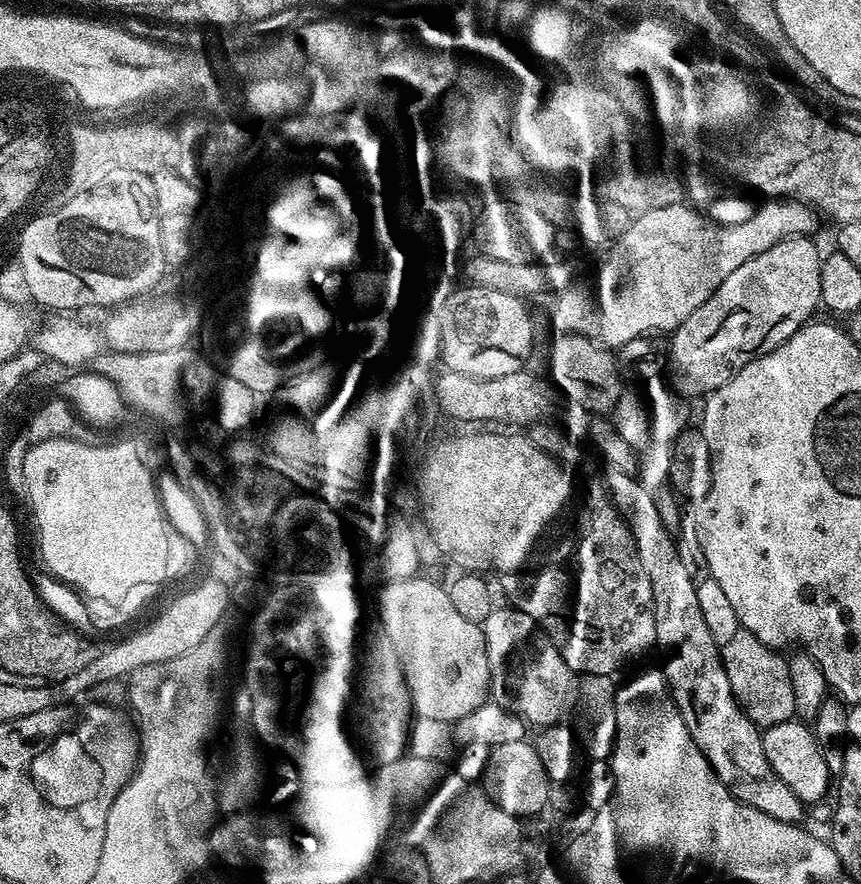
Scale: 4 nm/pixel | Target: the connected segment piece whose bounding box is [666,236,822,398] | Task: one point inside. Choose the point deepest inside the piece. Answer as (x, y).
(771, 296)

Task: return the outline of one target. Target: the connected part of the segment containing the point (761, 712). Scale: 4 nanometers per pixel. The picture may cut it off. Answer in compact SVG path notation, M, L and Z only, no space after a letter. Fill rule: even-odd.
M740 627L738 634L722 645L720 657L726 666L726 678L730 678L730 690L734 690L734 698L757 728L763 730L778 726L796 716L794 686L790 686L788 662L777 649L758 642L750 630Z

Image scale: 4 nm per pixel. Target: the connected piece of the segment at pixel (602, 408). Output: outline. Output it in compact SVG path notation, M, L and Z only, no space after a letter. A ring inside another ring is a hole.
M560 334L552 344L552 353L548 356L550 379L577 409L585 408L593 414L608 414L615 409L624 395L625 385L620 385L622 369L617 357L604 345L571 334Z

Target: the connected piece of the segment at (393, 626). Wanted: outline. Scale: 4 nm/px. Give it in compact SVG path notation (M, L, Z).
M417 574L405 580L387 581L379 589L378 619L394 646L394 654L398 654L413 713L452 724L489 699L491 674L486 638L481 625L462 618L454 610L443 583L435 584L422 577Z

